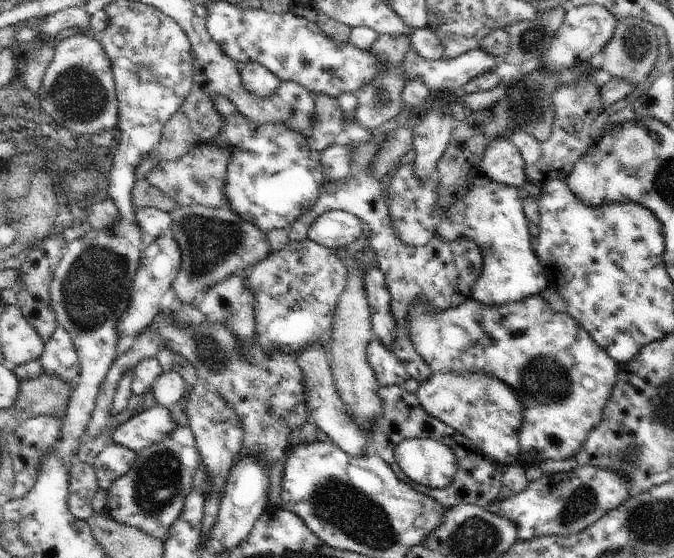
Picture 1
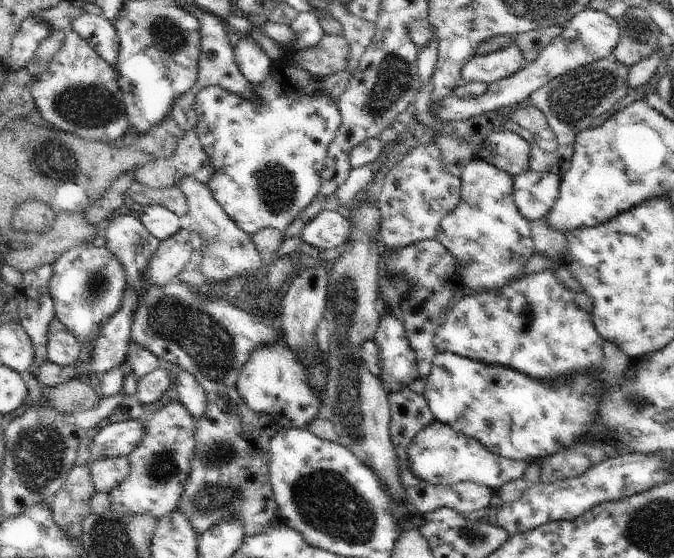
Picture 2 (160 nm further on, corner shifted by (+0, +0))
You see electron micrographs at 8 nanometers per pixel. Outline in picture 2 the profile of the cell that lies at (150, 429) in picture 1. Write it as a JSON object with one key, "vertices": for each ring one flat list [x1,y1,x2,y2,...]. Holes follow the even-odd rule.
{"vertices":[[130,419,129,421,118,421,107,424,101,431,95,430,92,433,93,439,89,444,90,458,98,459,127,457,142,440,145,433,144,421,140,419]]}

